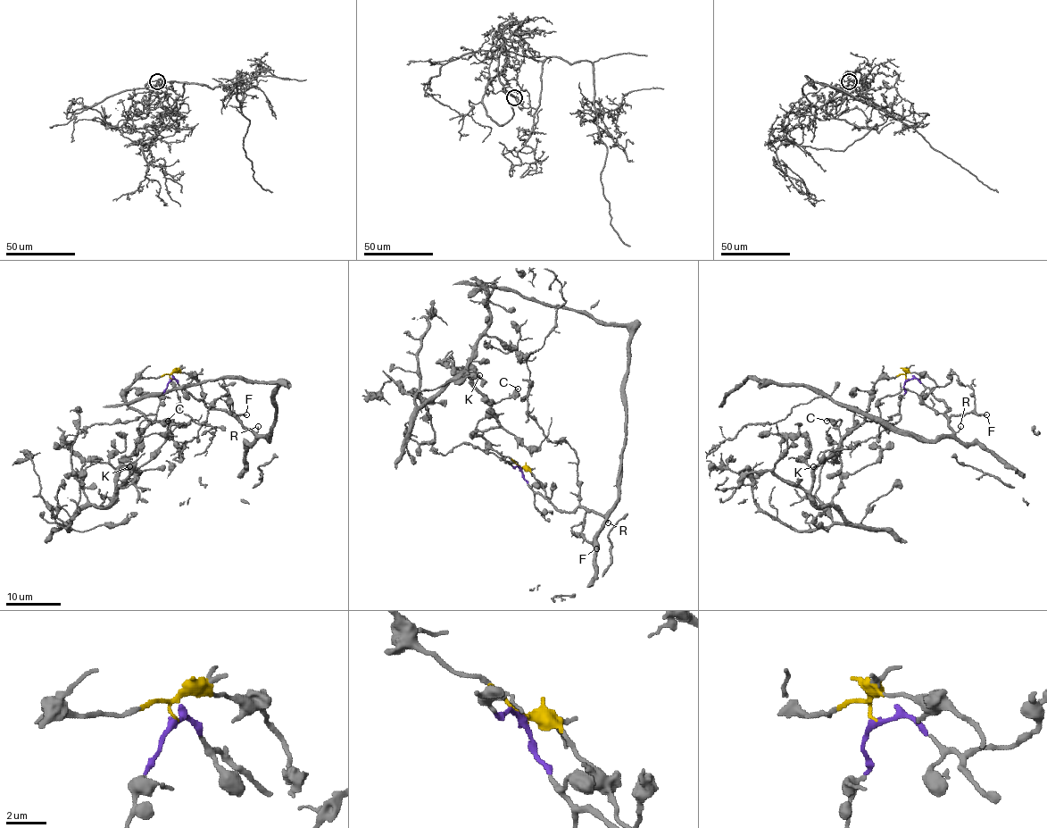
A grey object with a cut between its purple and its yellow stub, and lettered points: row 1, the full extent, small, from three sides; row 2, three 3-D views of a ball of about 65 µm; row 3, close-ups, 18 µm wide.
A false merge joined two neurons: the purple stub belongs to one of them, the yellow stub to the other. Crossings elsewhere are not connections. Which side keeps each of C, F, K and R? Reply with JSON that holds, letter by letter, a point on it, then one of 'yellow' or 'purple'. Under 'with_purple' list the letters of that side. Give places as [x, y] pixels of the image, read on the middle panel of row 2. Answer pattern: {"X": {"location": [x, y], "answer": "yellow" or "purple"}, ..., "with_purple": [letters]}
{"C": {"location": [518, 388], "answer": "yellow"}, "F": {"location": [596, 548], "answer": "purple"}, "K": {"location": [479, 375], "answer": "yellow"}, "R": {"location": [608, 522], "answer": "purple"}, "with_purple": ["F", "R"]}

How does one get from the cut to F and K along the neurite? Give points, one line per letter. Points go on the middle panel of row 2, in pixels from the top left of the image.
F: (520, 469), (527, 482), (558, 510), (573, 512), (578, 507), (585, 510), (581, 535), (596, 548)
K: (520, 469), (476, 431), (499, 425), (492, 405), (474, 385), (473, 380), (479, 375)

